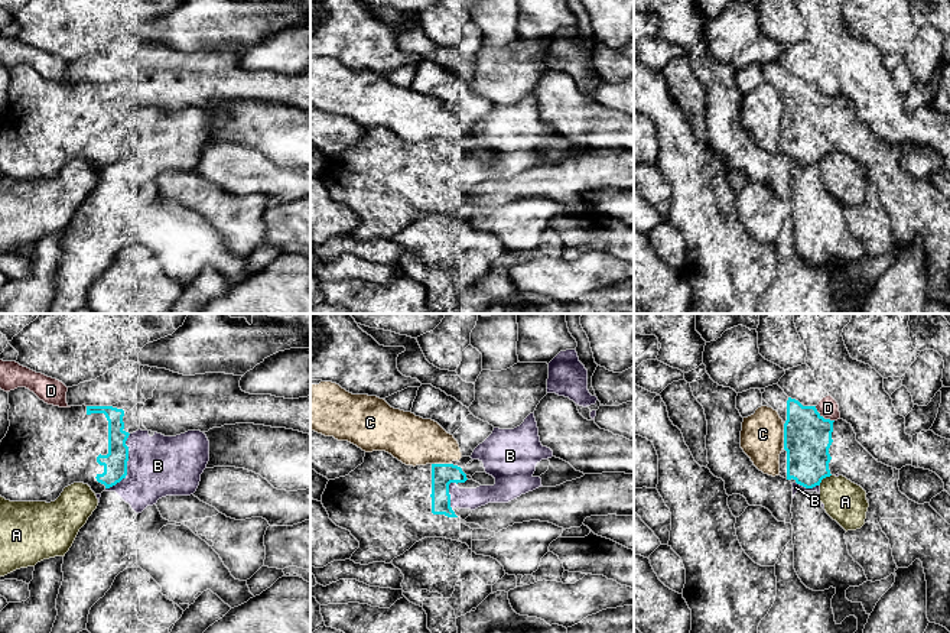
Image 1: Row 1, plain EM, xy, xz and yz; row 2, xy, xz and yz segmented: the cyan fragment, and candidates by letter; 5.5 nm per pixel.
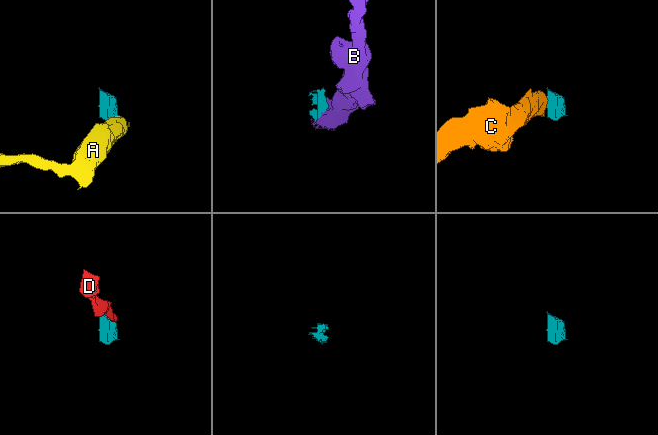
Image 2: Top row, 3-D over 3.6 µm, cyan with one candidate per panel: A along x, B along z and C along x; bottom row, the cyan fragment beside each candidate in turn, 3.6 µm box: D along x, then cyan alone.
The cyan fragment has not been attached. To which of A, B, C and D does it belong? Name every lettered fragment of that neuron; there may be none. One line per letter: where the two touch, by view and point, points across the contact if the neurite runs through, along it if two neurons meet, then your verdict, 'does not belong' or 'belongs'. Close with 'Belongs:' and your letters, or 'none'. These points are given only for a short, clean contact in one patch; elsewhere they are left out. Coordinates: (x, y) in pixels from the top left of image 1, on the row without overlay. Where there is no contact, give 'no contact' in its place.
A: contact yz (823, 153); does not belong
B: contact xy (126, 140); does not belong
C: contact yz (784, 112); does not belong
D: contact yz (822, 93); border yz (815, 83), (825, 94), (833, 97); does not belong
Belongs: none

